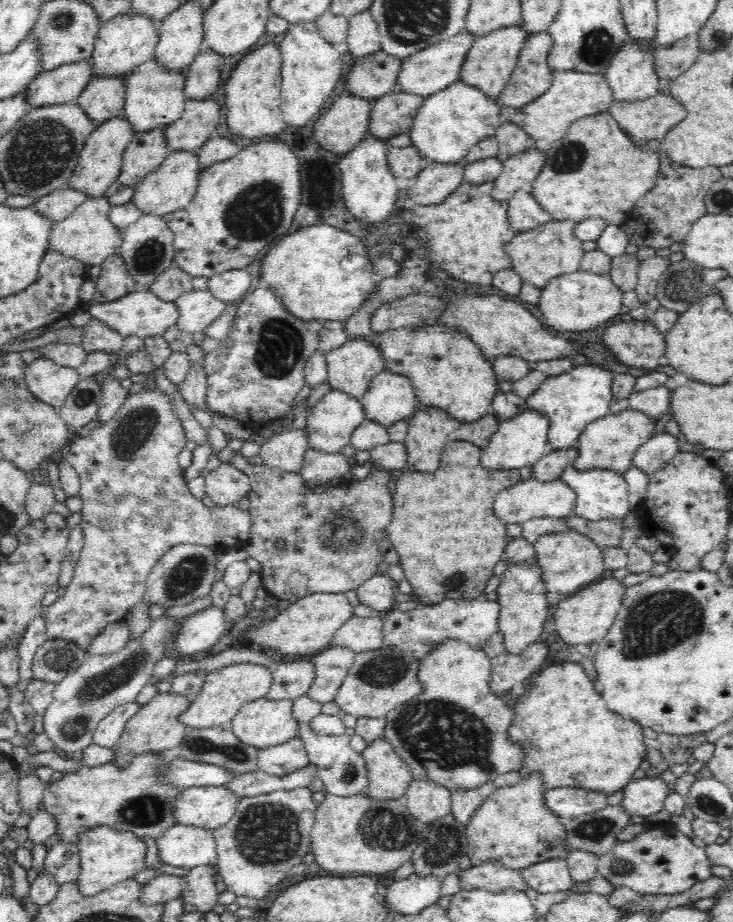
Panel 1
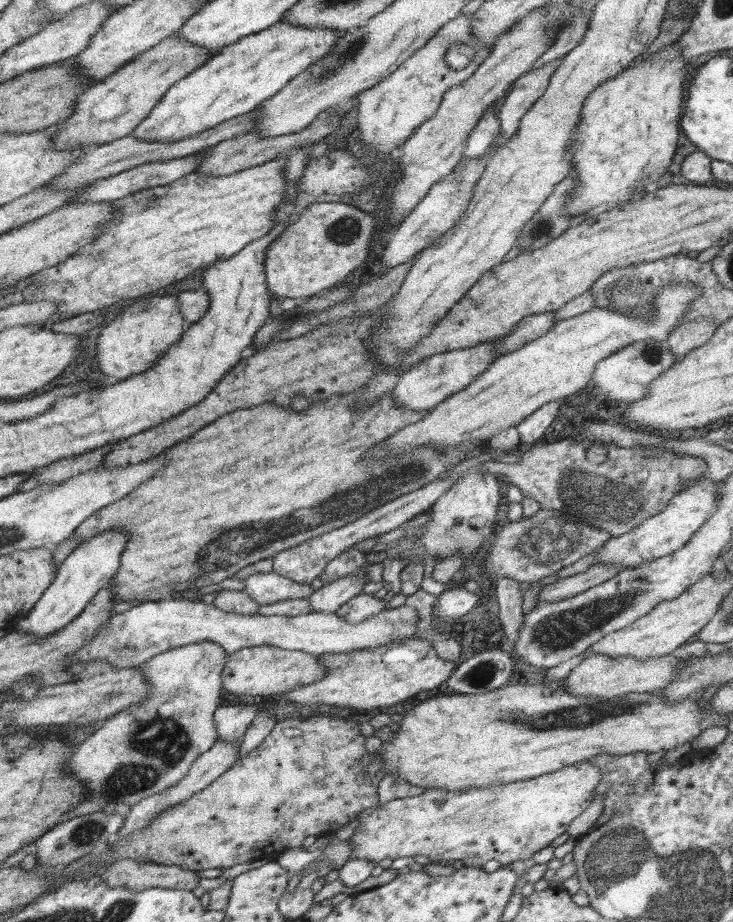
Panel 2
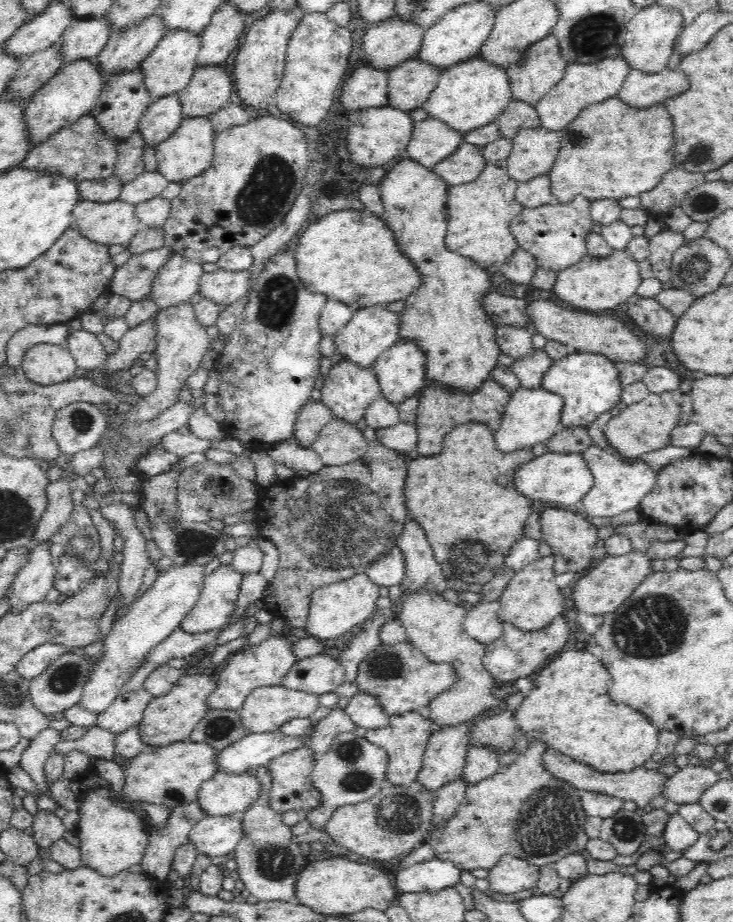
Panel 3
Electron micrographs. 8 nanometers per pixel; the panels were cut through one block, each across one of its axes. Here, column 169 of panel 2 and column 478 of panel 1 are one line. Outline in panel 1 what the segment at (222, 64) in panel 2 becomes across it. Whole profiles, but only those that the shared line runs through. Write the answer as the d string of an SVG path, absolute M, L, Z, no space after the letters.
M456 80L444 90L424 99L414 117L408 134L426 162L458 164L464 160L470 147L487 136L492 136L501 125L500 102L490 98L479 88Z

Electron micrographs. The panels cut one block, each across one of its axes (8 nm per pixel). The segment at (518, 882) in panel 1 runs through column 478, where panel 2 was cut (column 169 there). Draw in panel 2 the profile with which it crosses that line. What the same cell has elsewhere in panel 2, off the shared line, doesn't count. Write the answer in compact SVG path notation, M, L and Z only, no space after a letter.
M123 858L108 865L101 879L110 888L124 887L132 892L142 892L149 888L174 890L194 890L199 877L193 871L178 865L138 862Z

